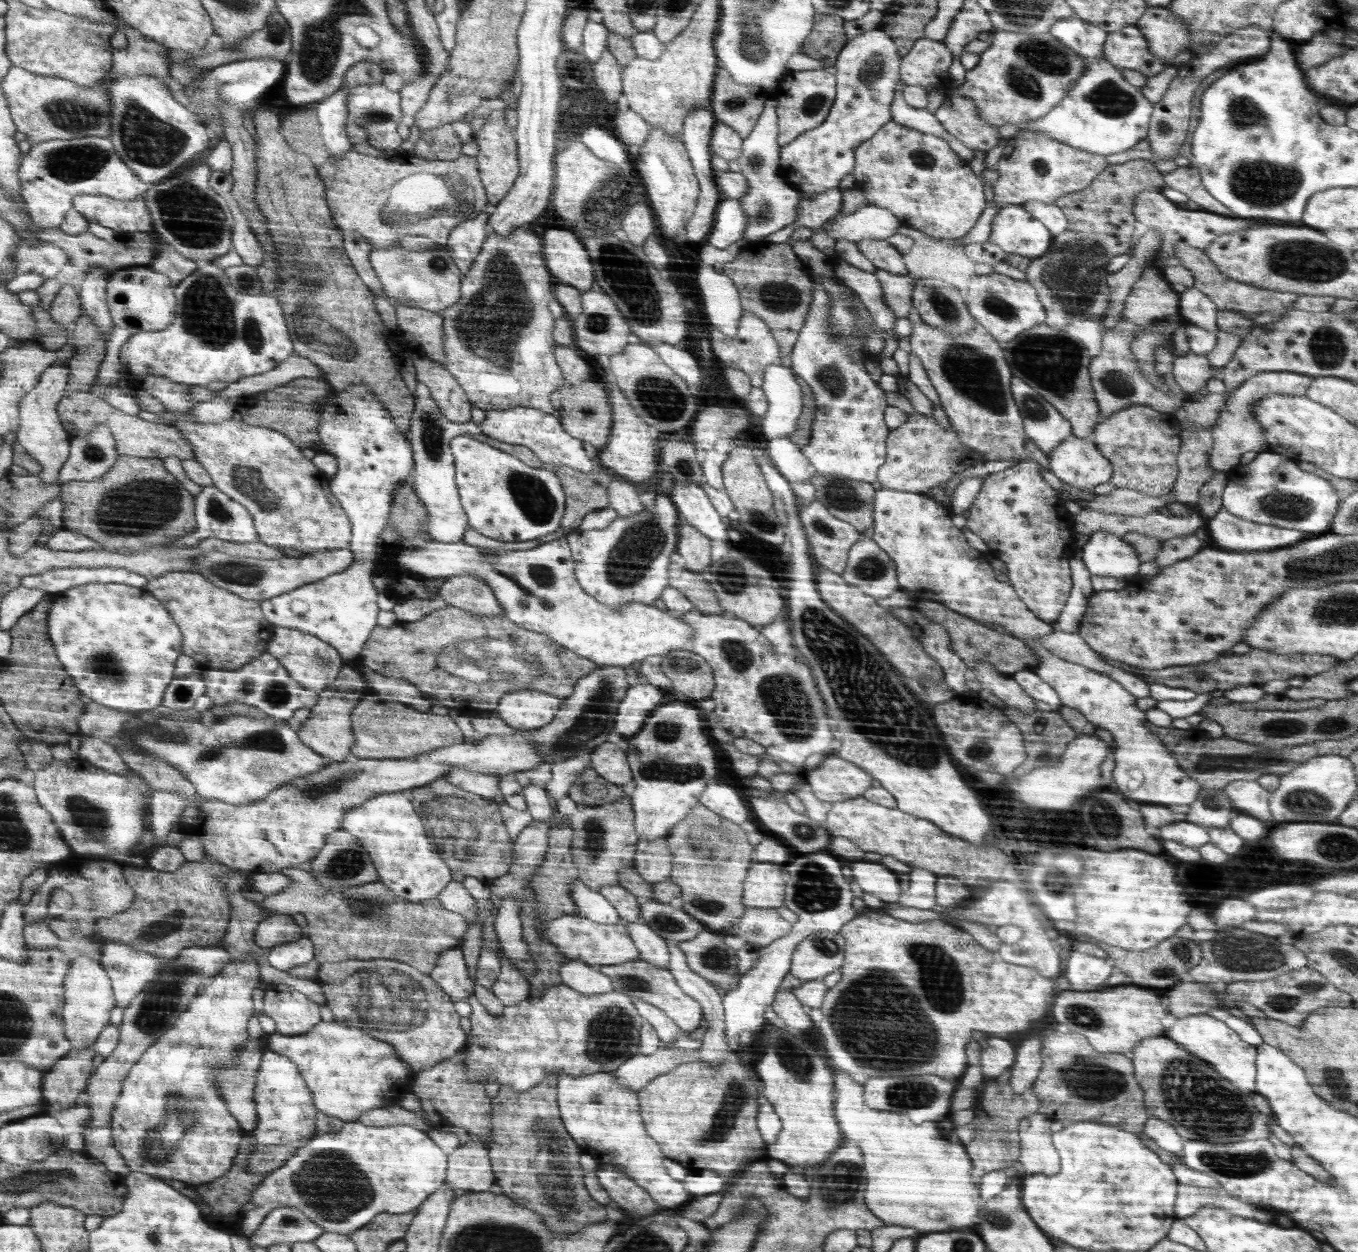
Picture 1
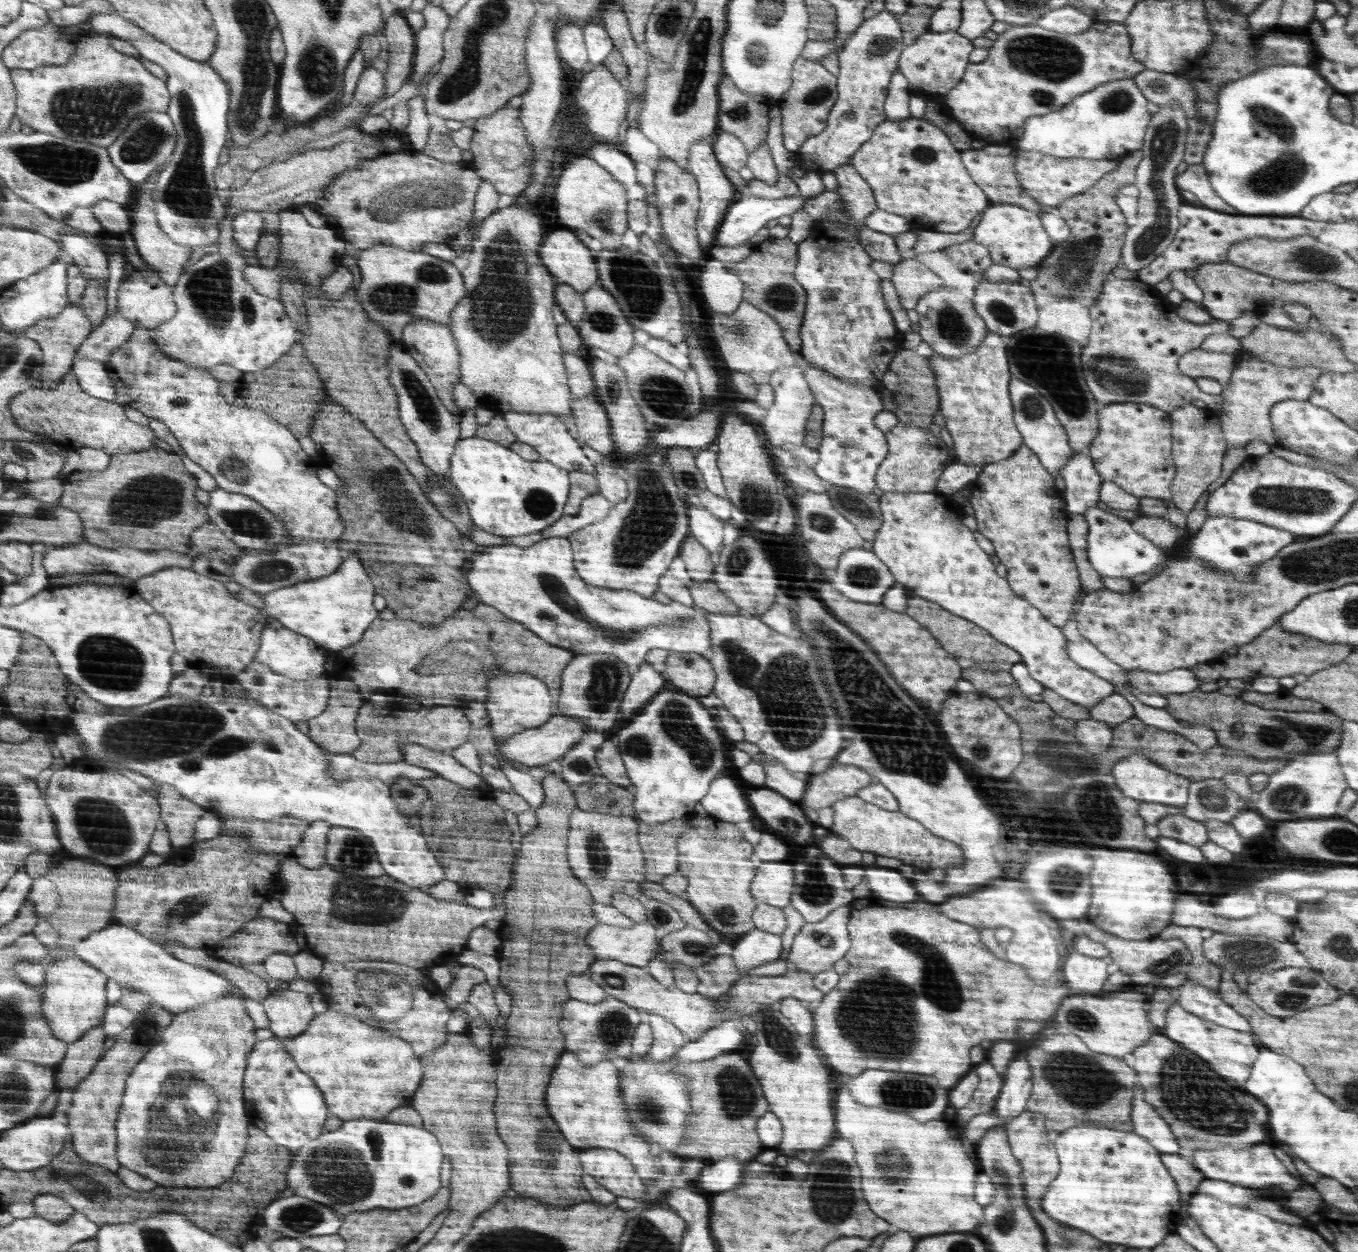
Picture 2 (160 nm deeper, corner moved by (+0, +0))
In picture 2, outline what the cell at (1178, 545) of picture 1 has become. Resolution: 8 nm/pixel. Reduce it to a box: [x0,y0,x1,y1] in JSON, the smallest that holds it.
[1088,403,1192,547]

